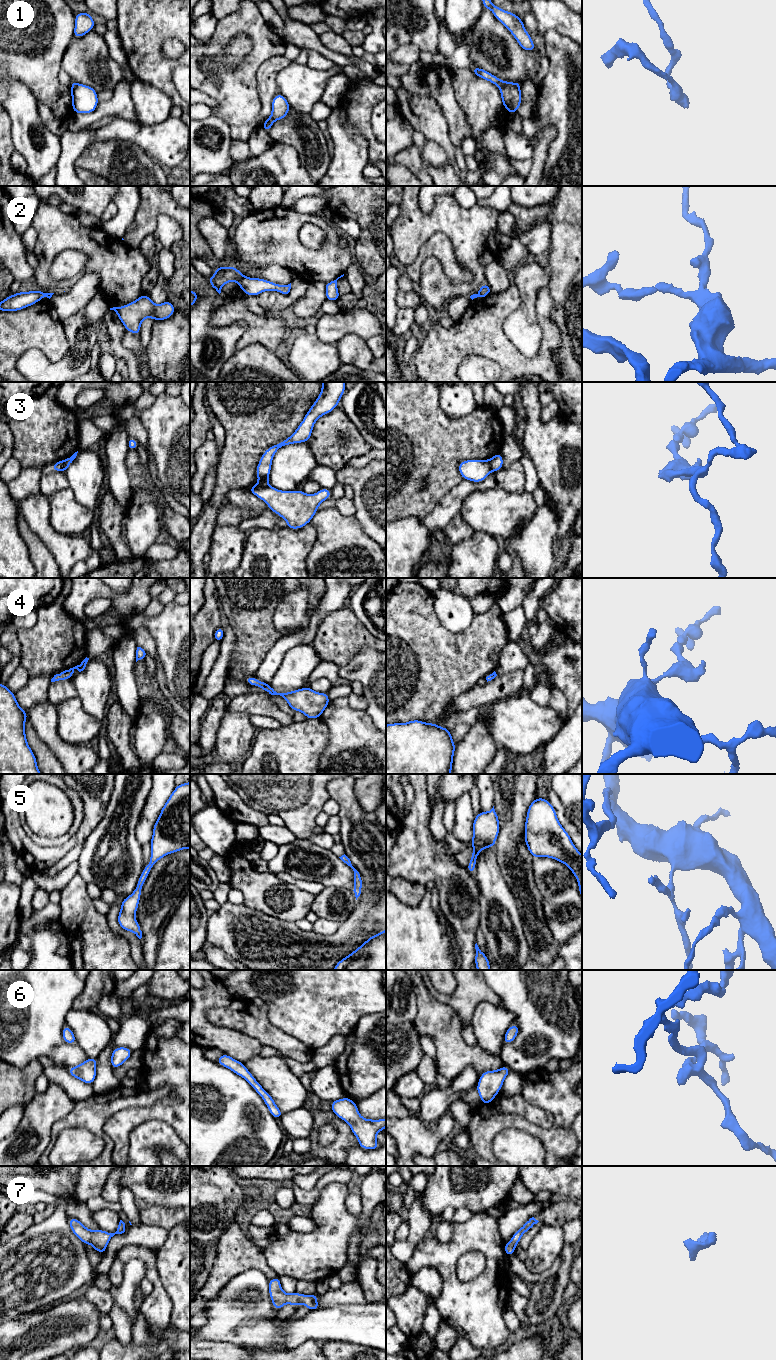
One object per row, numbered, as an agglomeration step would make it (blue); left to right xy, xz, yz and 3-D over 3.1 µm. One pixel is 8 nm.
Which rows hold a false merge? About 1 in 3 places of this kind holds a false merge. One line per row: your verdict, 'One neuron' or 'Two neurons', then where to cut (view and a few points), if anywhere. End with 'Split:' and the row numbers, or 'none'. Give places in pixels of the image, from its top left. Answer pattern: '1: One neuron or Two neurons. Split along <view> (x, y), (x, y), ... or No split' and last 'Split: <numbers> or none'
1: Two neurons. Split along xz (270, 116), (274, 120)
2: Two neurons. Split along xz (243, 276), (237, 281)
3: Two neurons. Split along yz (489, 459), (491, 470)
4: One neuron. No split
5: One neuron. No split
6: One neuron. No split
7: One neuron. No split
Split: 1, 2, 3

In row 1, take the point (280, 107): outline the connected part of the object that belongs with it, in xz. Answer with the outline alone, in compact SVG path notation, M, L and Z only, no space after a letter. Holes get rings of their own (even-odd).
M279 93L273 98L271 108L272 113L270 117L276 121L285 118L291 106L289 105L287 99Z

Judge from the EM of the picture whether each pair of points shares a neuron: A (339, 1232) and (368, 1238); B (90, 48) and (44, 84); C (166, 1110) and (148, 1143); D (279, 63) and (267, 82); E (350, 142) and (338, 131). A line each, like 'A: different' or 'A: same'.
A: different
B: different
C: different
D: same
E: same

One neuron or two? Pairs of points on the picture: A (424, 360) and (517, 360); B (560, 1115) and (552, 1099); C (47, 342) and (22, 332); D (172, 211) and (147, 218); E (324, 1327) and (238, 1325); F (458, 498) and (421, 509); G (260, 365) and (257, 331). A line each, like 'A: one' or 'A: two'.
A: one
B: one
C: one
D: one
E: one
F: two
G: two

